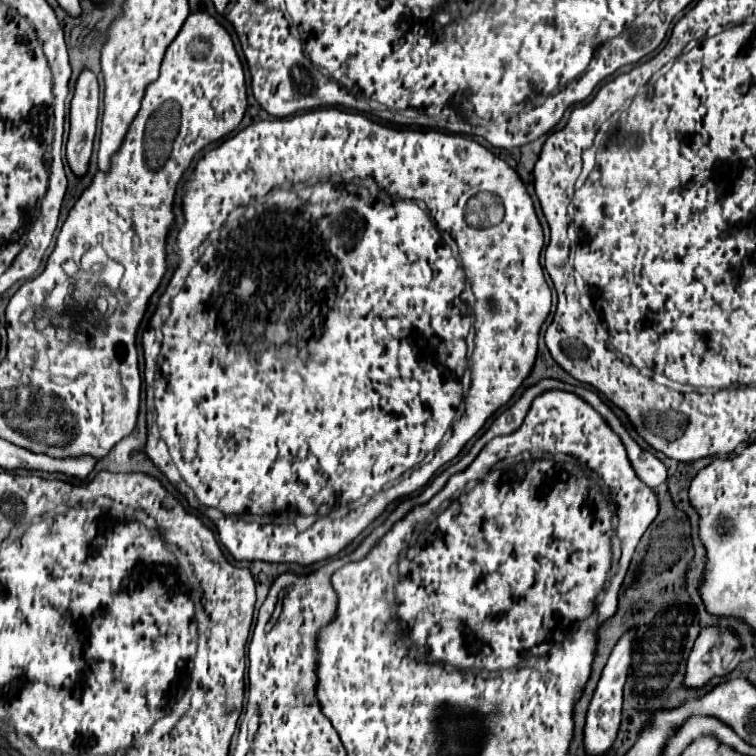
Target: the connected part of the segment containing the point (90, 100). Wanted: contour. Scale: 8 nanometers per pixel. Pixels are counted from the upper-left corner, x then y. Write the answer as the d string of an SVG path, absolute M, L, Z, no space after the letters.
M88 69L76 81L74 99L70 105L70 137L68 137L68 165L76 177L88 173L92 145L98 123L98 81Z

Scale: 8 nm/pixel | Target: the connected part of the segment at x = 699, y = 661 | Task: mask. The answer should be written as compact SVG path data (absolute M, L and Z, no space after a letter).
M720 627L704 629L686 661L682 685L686 689L702 689L712 677L724 677L736 669L742 651L732 631Z

